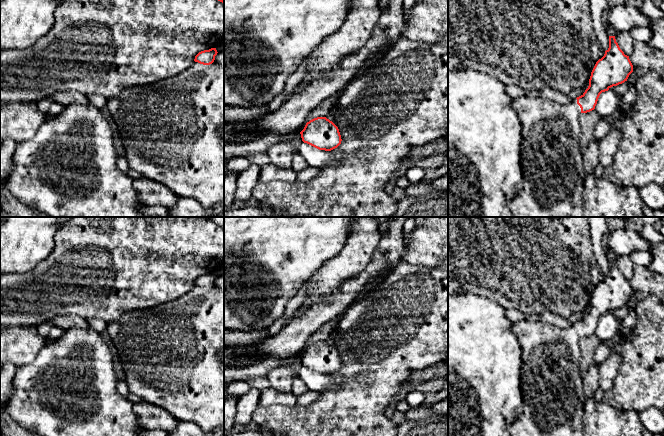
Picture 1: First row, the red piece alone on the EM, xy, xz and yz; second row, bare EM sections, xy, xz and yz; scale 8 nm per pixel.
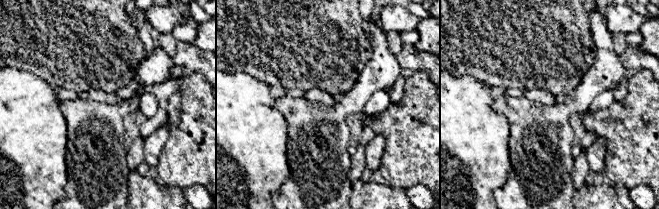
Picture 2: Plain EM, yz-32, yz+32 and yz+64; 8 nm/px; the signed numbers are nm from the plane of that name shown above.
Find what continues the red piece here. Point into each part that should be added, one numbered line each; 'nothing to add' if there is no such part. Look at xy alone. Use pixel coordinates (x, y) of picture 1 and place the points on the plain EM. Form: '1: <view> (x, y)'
nothing to add

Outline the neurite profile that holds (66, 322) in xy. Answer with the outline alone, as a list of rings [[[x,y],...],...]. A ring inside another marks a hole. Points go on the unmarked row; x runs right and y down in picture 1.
[[[59,315],[51,319],[53,326],[64,331],[72,328],[86,328],[89,326],[86,319],[78,315]]]

